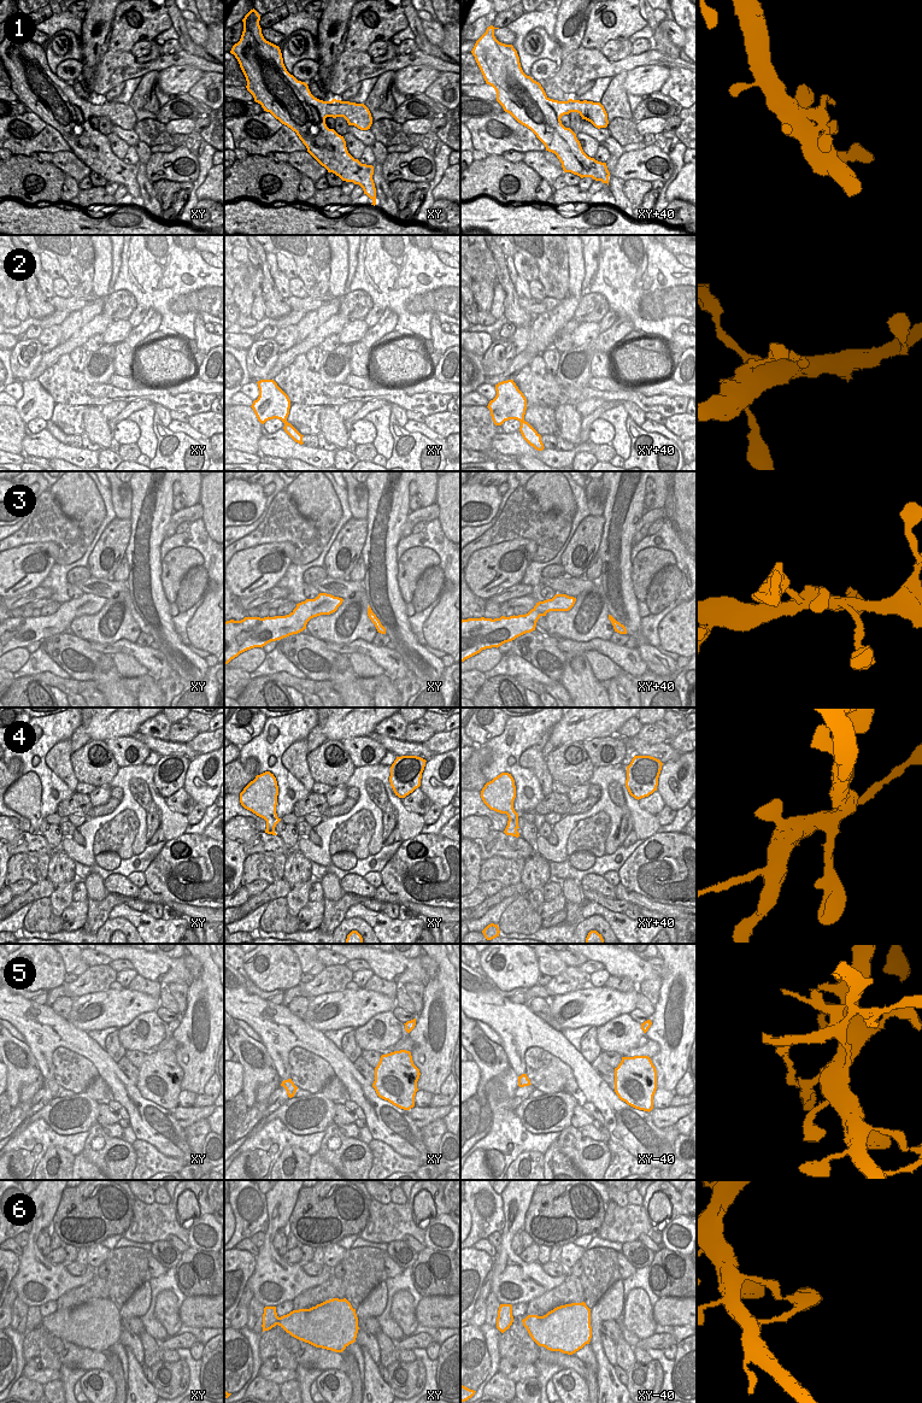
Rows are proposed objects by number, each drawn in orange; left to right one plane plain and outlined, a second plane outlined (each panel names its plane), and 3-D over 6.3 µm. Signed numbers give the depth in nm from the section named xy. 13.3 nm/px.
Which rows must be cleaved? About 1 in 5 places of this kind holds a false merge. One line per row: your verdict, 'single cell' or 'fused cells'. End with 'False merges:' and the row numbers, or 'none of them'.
1: single cell
2: single cell
3: single cell
4: single cell
5: fused cells
6: single cell
False merges: 5

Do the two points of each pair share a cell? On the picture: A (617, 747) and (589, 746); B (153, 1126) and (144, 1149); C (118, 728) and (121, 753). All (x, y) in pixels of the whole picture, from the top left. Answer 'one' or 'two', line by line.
A: one
B: two
C: two

